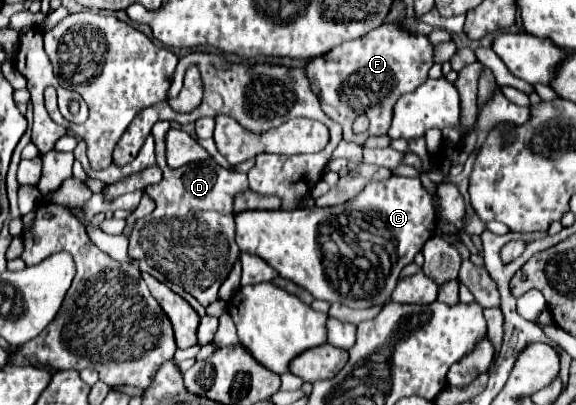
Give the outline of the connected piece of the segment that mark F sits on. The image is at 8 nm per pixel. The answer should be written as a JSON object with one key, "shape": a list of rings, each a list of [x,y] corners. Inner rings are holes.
{"shape":[[[383,23],[363,37],[335,47],[333,51],[329,51],[329,55],[313,59],[305,67],[305,71],[313,91],[319,95],[323,111],[327,111],[337,123],[341,123],[343,139],[363,145],[367,137],[387,133],[391,125],[393,105],[401,95],[415,91],[423,81],[427,81],[431,65],[433,45],[425,35],[409,35],[395,23]],[[359,113],[365,113],[371,125],[365,133],[355,135],[351,125]]]}

